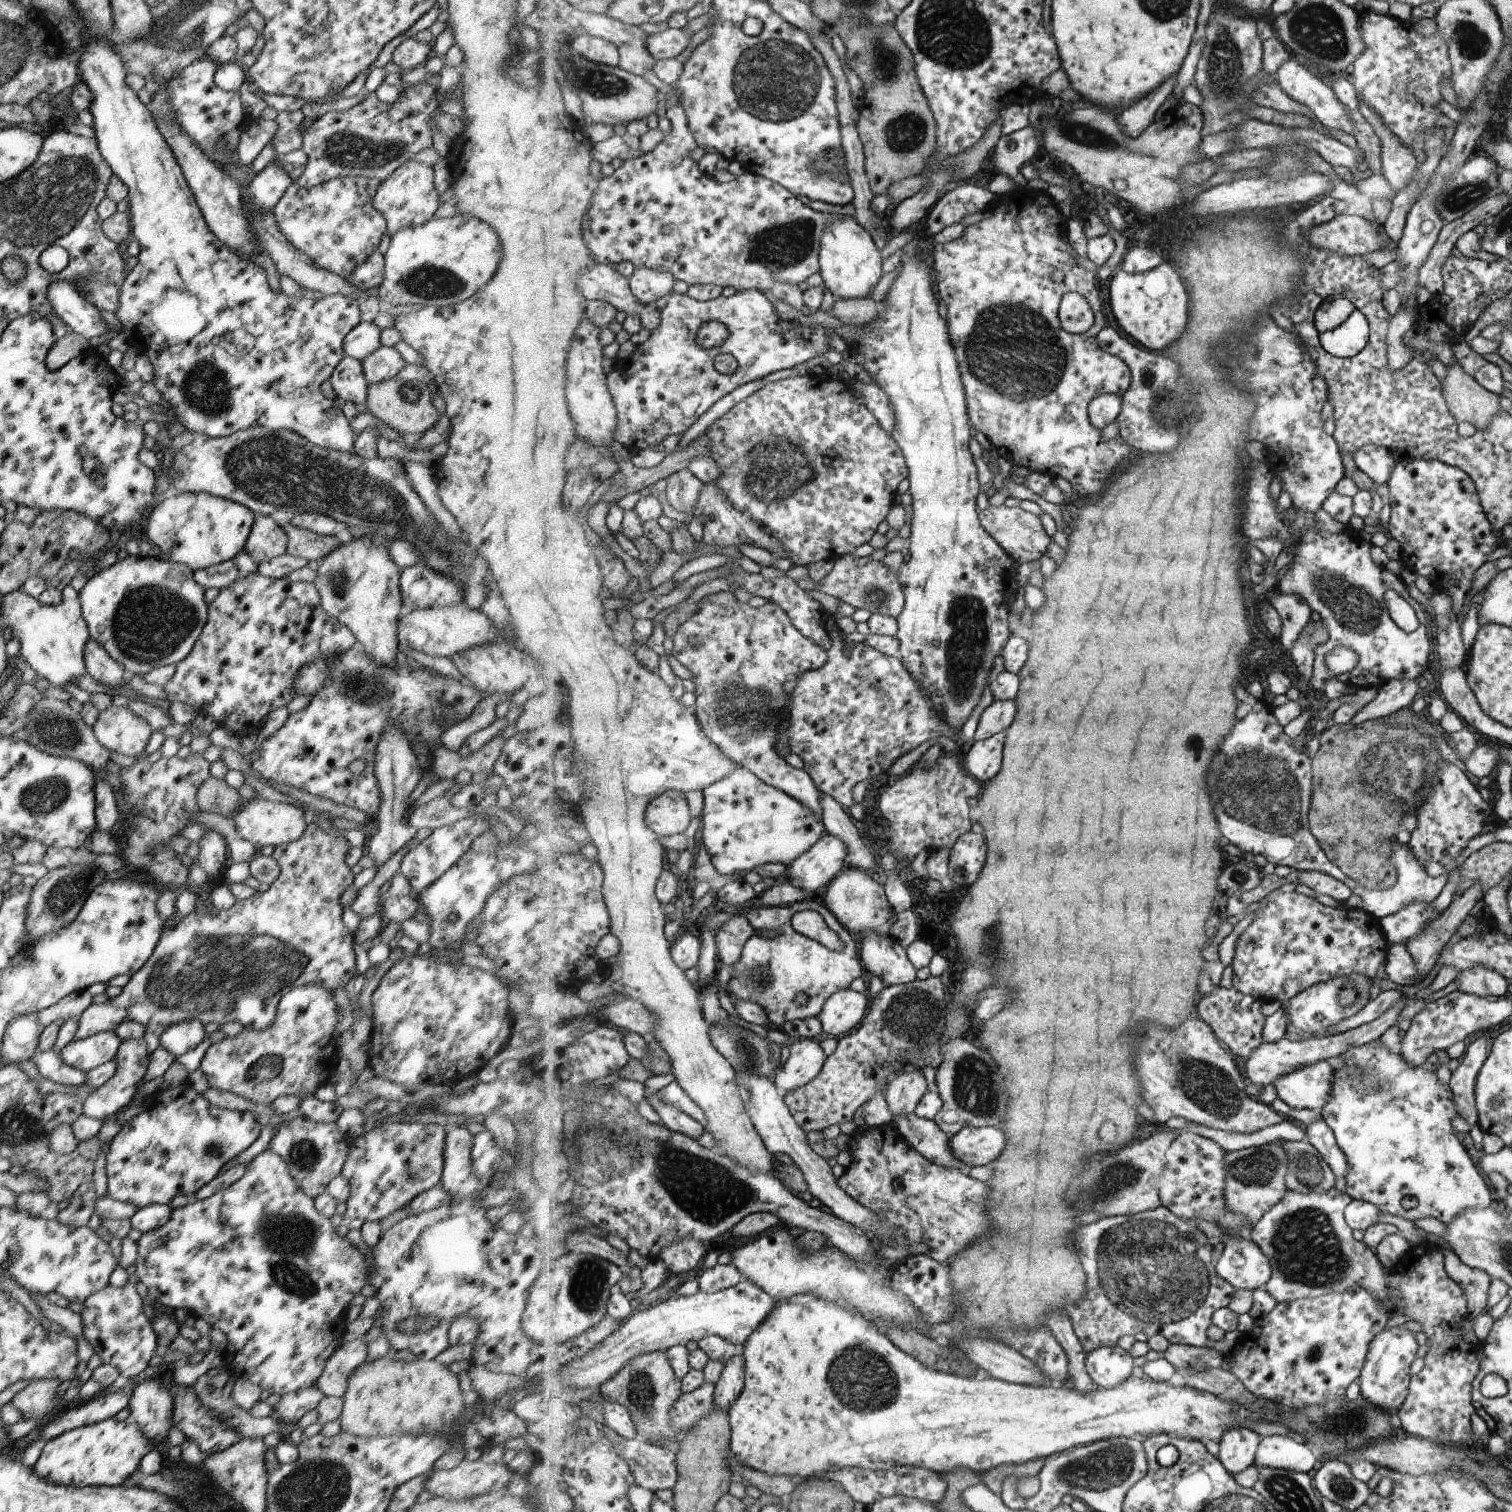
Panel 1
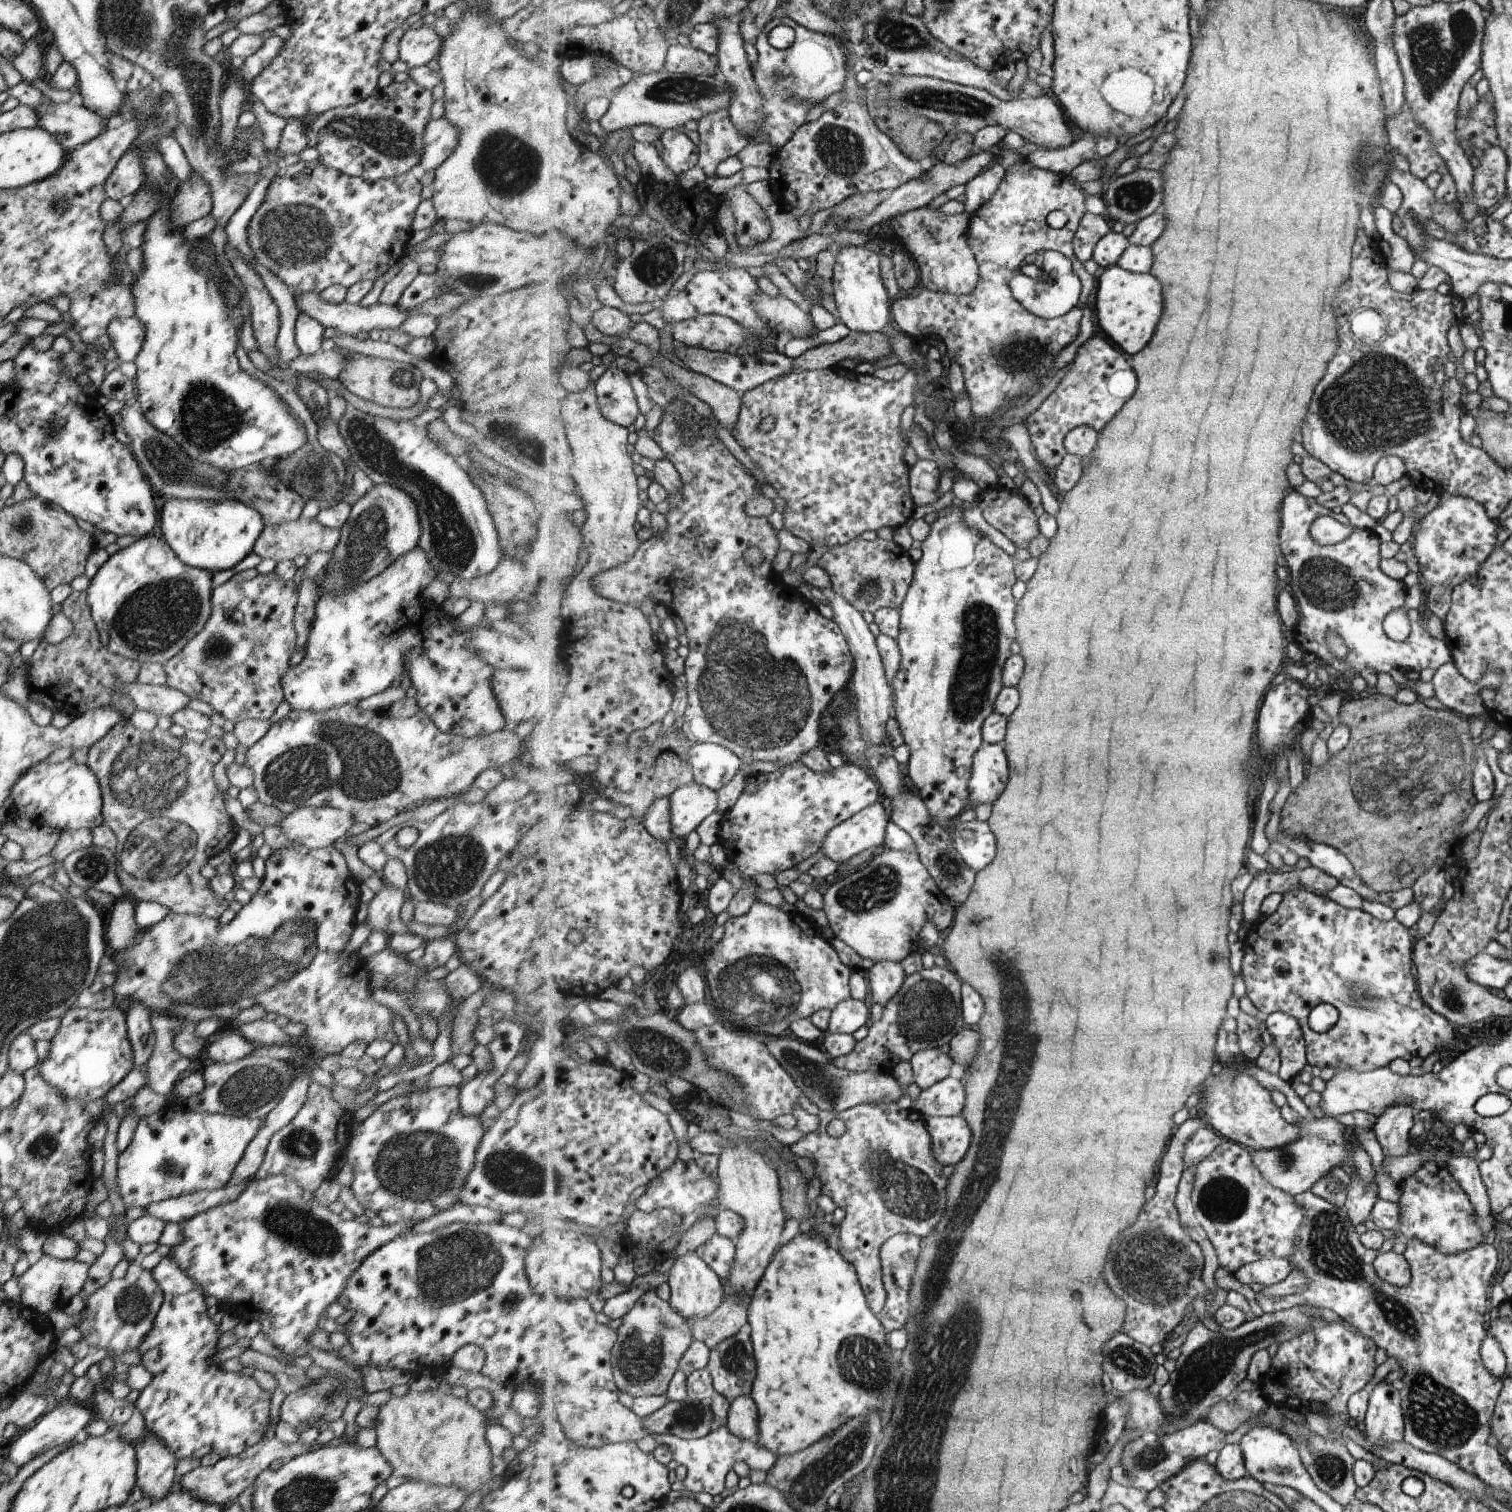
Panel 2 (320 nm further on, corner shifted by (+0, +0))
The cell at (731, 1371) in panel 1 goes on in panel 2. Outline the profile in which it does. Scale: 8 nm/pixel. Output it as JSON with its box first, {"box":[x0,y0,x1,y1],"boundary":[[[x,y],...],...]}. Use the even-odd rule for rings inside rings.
{"box":[728,1396,759,1442],"boundary":[[[742,1396],[731,1402],[728,1414],[729,1430],[743,1440],[759,1442],[759,1411],[752,1396]]]}

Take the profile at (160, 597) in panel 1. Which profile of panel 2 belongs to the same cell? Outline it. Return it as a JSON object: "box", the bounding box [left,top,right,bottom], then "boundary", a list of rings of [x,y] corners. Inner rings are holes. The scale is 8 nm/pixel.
{"box":[85,534,213,668],"boundary":[[[152,534],[141,537],[127,547],[119,549],[114,554],[109,555],[108,559],[98,568],[95,575],[90,579],[88,587],[85,590],[86,603],[90,610],[90,617],[94,620],[101,644],[105,646],[109,652],[127,657],[128,659],[140,661],[141,664],[157,663],[163,668],[165,662],[174,654],[177,654],[177,652],[179,652],[181,648],[203,628],[205,621],[209,618],[212,574],[213,572],[211,571],[183,564],[169,548],[169,545],[165,542],[163,537],[155,537]]]}

